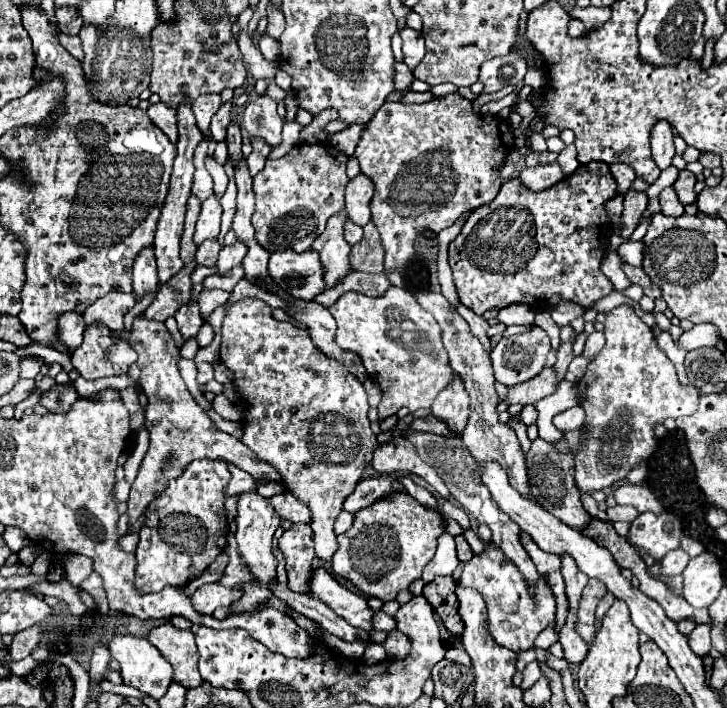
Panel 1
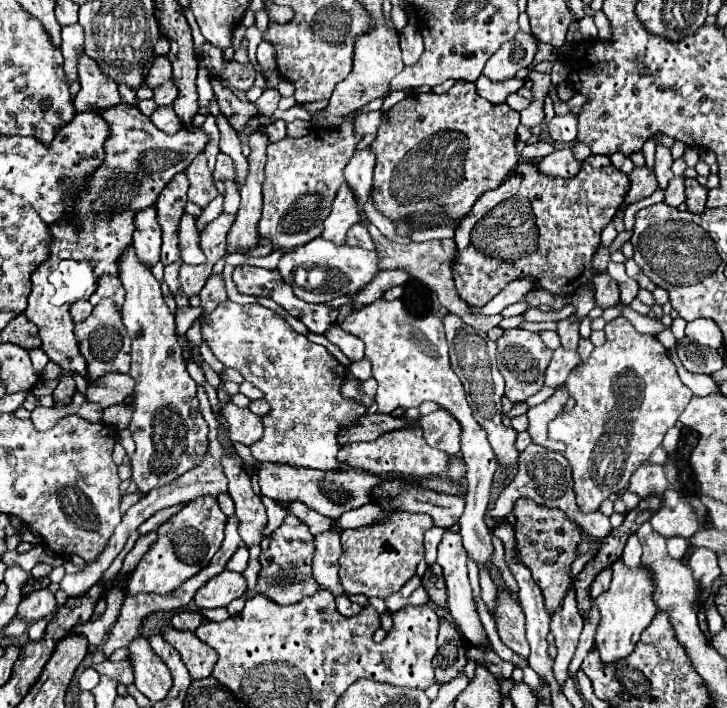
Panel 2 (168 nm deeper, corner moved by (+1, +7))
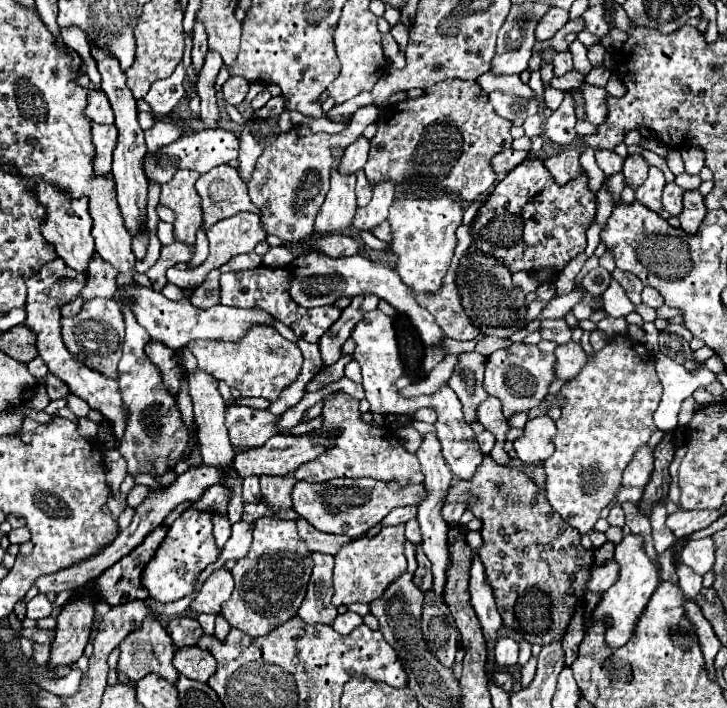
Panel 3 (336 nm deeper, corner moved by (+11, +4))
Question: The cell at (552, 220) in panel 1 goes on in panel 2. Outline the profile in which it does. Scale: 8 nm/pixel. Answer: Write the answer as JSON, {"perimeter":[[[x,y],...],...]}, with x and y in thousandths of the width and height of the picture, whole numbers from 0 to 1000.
{"perimeter":[[[812,219],[809,225],[803,225],[798,244],[787,253],[748,247],[746,242],[740,242],[735,230],[715,230],[699,247],[691,264],[669,270],[669,275],[663,275],[663,281],[652,287],[646,304],[641,304],[627,321],[624,340],[630,346],[630,355],[624,369],[624,397],[630,417],[649,434],[666,434],[699,400],[732,388],[737,394],[740,408],[751,408],[762,417],[776,419],[790,417],[795,405],[812,397],[820,408],[817,414],[823,434],[836,436],[850,431],[850,400],[836,386],[820,386],[814,380],[814,363],[825,346],[825,326],[834,321],[836,312],[842,312],[850,292],[858,287],[864,267],[864,250],[856,242],[850,242],[831,219]]]}

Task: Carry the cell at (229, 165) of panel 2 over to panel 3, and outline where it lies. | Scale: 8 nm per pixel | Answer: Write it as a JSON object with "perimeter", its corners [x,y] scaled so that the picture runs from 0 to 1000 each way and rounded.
{"perimeter":[[[305,232],[292,237],[289,243],[278,246],[270,257],[270,268],[278,277],[278,299],[281,299],[281,322],[292,319],[294,314],[322,305],[333,297],[352,299],[347,288],[338,260],[330,257],[325,237]]]}

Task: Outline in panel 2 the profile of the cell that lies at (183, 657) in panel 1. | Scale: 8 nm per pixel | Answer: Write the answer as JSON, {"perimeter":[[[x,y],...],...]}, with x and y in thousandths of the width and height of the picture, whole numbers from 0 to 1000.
{"perimeter":[[[226,886],[223,891],[226,903],[248,922],[253,939],[259,942],[264,959],[281,959],[292,953],[294,936],[300,934],[300,925],[294,917],[281,911],[267,894],[261,891],[242,891],[239,886]]]}

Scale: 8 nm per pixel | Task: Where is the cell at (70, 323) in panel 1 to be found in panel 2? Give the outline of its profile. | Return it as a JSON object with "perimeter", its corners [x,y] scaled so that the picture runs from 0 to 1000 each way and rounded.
{"perimeter":[[[107,425],[107,428],[102,428],[102,431],[96,434],[96,445],[99,445],[99,453],[102,453],[102,456],[116,453],[124,442],[127,442],[124,425]]]}

